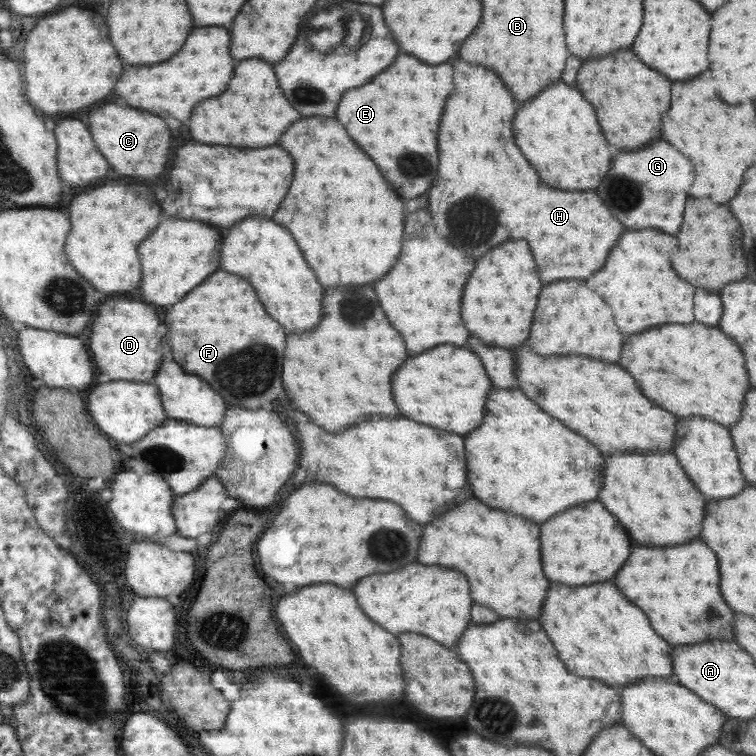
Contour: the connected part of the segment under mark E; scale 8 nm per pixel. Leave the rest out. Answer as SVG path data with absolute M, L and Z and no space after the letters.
M402 54L386 74L378 74L374 82L368 82L362 90L350 90L350 94L342 98L338 122L342 122L352 140L382 166L382 174L394 182L394 190L406 200L426 192L438 176L436 136L444 100L452 90L450 64L428 66L418 58Z

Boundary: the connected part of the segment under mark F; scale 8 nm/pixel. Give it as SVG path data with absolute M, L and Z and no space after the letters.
M218 272L214 278L208 278L194 290L194 294L188 294L178 306L172 306L172 310L166 312L164 322L168 326L168 342L172 346L174 358L186 366L186 344L188 344L188 370L190 374L202 374L218 394L226 394L226 402L230 402L230 408L270 408L280 400L286 400L286 392L282 388L282 360L284 360L284 346L286 346L286 332L284 328L268 316L262 302L256 298L254 288L240 276Z

